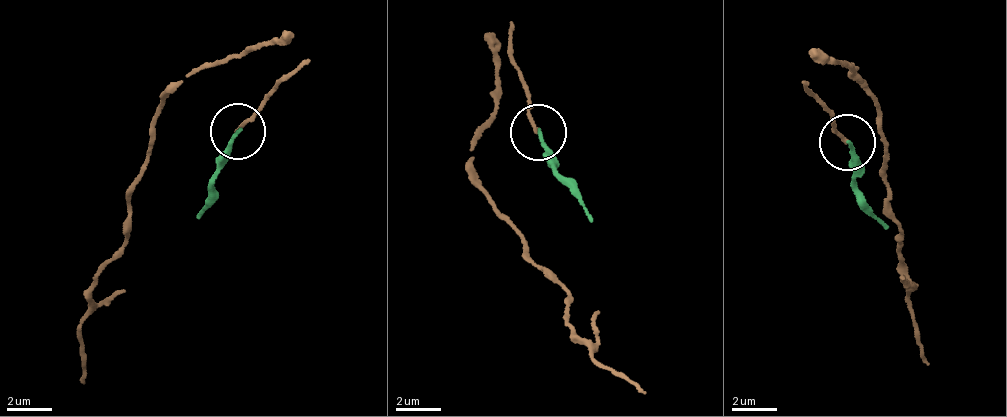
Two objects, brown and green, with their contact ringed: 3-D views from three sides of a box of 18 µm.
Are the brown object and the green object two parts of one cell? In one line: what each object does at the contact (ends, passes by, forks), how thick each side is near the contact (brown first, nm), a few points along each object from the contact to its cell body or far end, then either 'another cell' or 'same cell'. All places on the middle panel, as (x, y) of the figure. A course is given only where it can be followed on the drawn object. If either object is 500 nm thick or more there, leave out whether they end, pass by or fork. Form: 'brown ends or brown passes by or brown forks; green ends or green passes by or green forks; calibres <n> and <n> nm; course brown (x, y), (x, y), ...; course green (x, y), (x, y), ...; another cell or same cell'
brown ends; green ends; calibres 150 and 140 nm; course brown (536, 130), (510, 30), (474, 143), (479, 184), (567, 289), (590, 357), (648, 394); course green (536, 130), (563, 178), (594, 219); same cell

